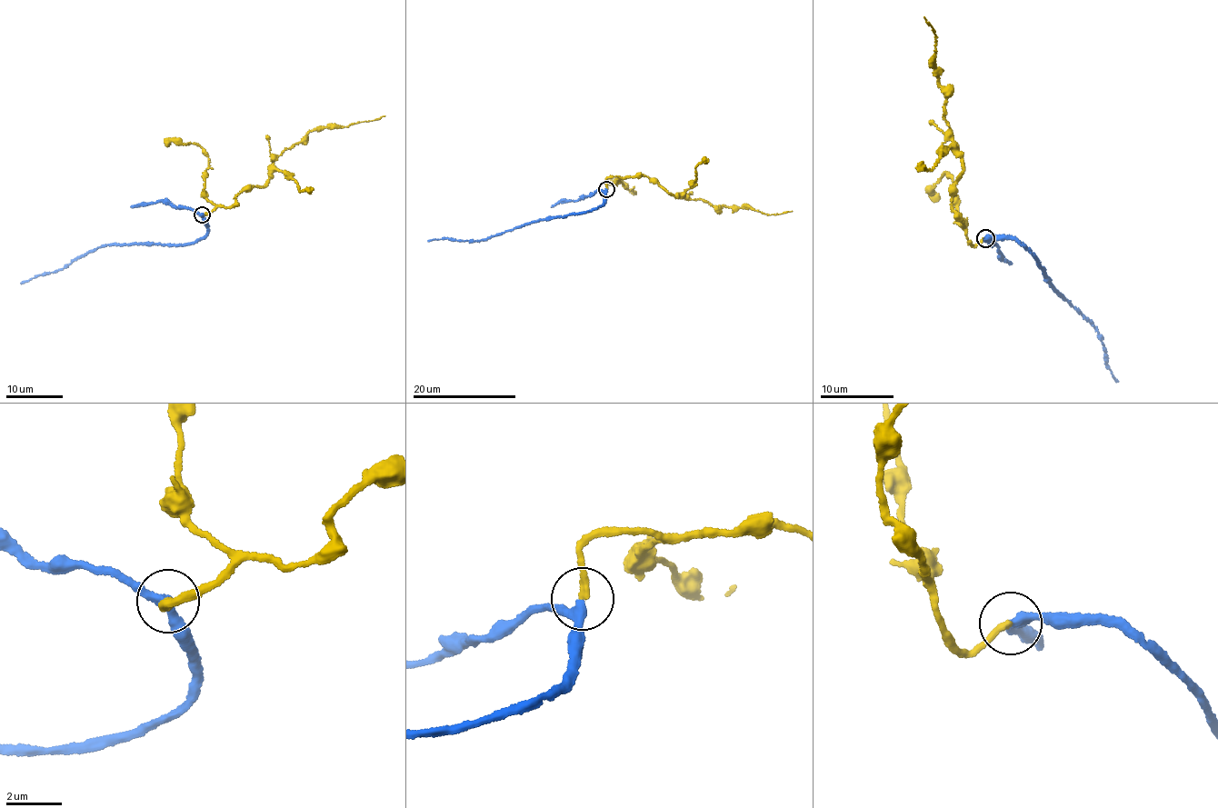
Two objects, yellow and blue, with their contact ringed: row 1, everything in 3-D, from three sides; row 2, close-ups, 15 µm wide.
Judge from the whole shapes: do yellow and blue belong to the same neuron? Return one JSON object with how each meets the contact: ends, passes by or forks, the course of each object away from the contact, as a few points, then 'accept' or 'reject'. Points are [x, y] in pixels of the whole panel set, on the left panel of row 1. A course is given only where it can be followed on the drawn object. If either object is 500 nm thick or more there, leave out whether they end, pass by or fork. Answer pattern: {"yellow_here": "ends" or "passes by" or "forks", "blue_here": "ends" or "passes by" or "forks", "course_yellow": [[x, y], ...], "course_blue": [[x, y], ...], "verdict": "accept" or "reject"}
{"yellow_here": "ends", "blue_here": "passes by", "course_yellow": [[202, 214], [218, 206], [232, 205], [246, 190], [264, 184], [273, 163], [309, 132], [384, 115]], "course_blue": [[201, 214], [208, 227], [204, 238], [169, 246], [144, 244], [97, 247], [54, 272], [21, 284]], "verdict": "accept"}

